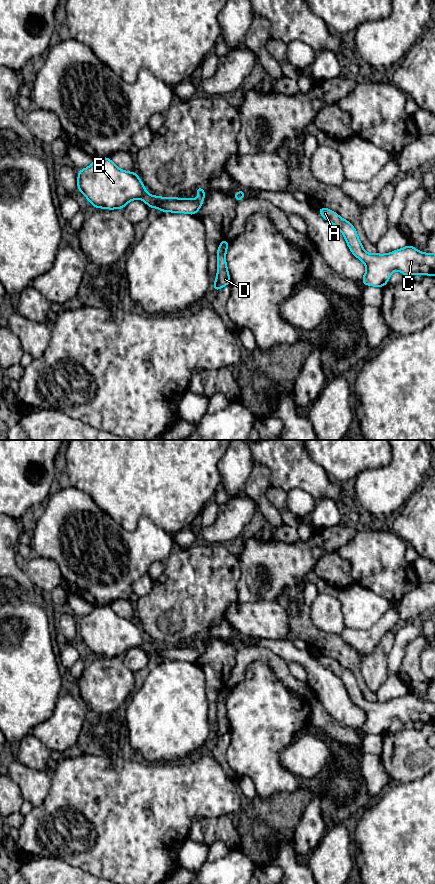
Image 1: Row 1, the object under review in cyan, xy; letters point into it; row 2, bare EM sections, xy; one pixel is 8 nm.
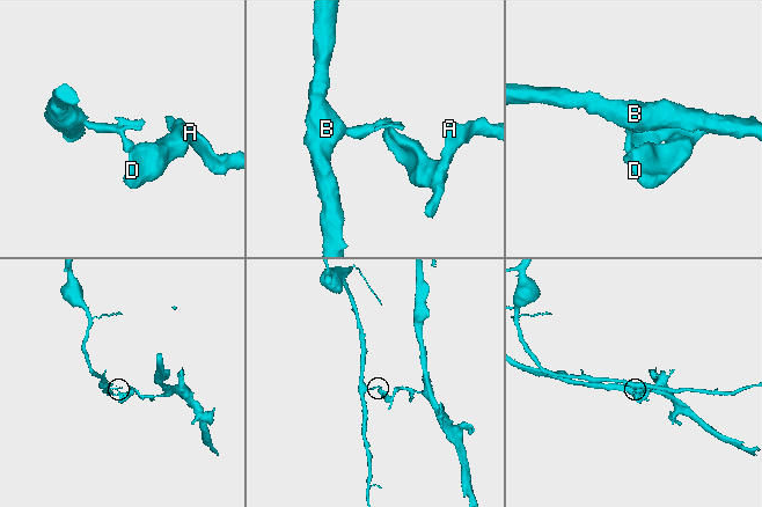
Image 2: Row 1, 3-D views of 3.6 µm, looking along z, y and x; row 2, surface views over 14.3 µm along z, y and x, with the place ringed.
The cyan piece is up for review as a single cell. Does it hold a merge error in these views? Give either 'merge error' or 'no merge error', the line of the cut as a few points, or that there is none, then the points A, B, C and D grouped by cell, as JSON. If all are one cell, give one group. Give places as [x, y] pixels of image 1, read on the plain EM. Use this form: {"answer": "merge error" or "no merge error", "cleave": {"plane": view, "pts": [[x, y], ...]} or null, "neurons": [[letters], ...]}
{"answer": "merge error", "cleave": {"plane": "xy", "pts": [[226, 688], [221, 690]]}, "neurons": [["A", "C", "D"], ["B"]]}

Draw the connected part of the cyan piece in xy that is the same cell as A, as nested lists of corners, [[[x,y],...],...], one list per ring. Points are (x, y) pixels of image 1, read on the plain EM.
[[[322,654],[318,659],[342,680],[352,702],[366,713],[361,728],[364,733],[382,736],[389,730],[394,718],[400,719],[405,725],[417,722],[435,724],[435,702],[420,700],[410,692],[387,702],[369,702],[363,697],[356,677],[349,669]]]

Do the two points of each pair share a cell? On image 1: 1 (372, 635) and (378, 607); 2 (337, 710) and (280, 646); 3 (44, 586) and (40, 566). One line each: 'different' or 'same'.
1: different
2: same
3: same

